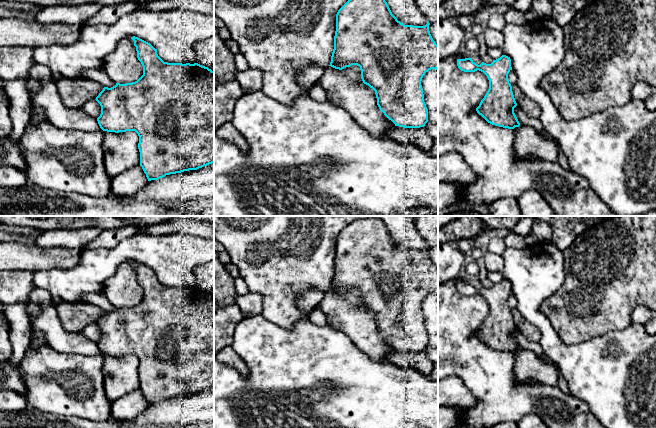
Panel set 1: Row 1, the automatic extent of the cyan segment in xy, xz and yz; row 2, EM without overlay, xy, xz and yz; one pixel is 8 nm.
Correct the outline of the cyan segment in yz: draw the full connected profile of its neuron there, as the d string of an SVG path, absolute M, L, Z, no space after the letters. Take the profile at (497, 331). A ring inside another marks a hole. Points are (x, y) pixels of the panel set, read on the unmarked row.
M506 279L493 284L491 288L476 288L472 282L457 283L457 290L464 296L483 296L489 304L489 313L476 335L488 347L514 353L520 347L514 337L517 330L508 298L512 294L511 283Z

